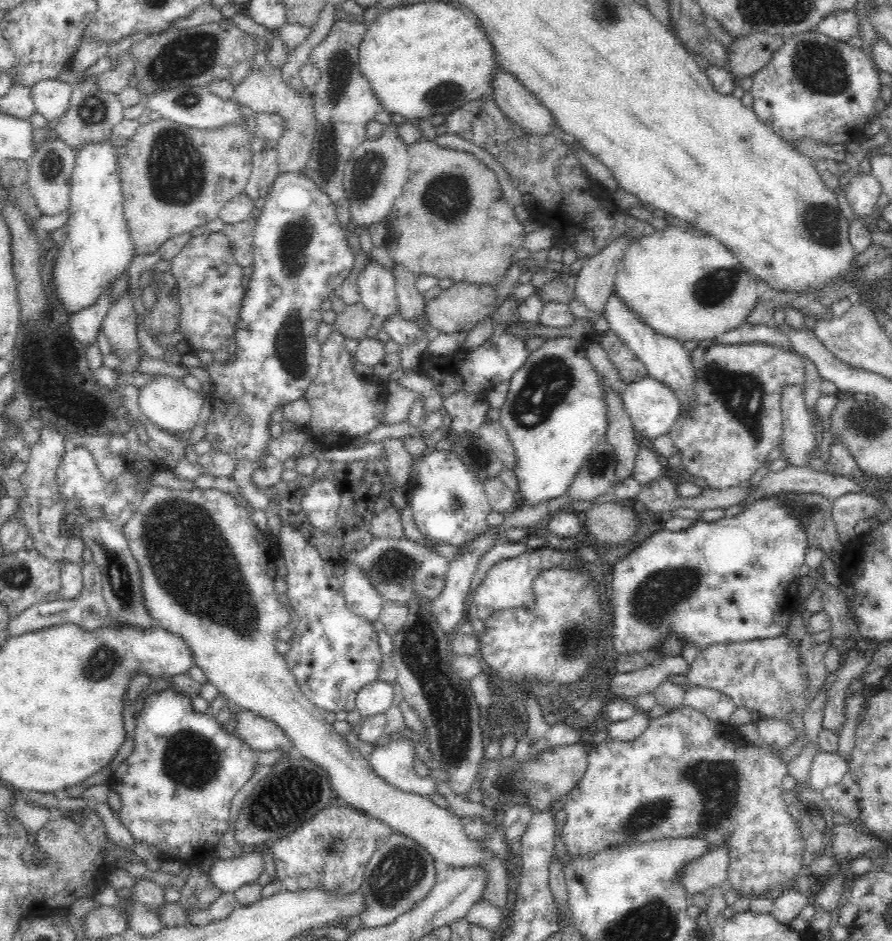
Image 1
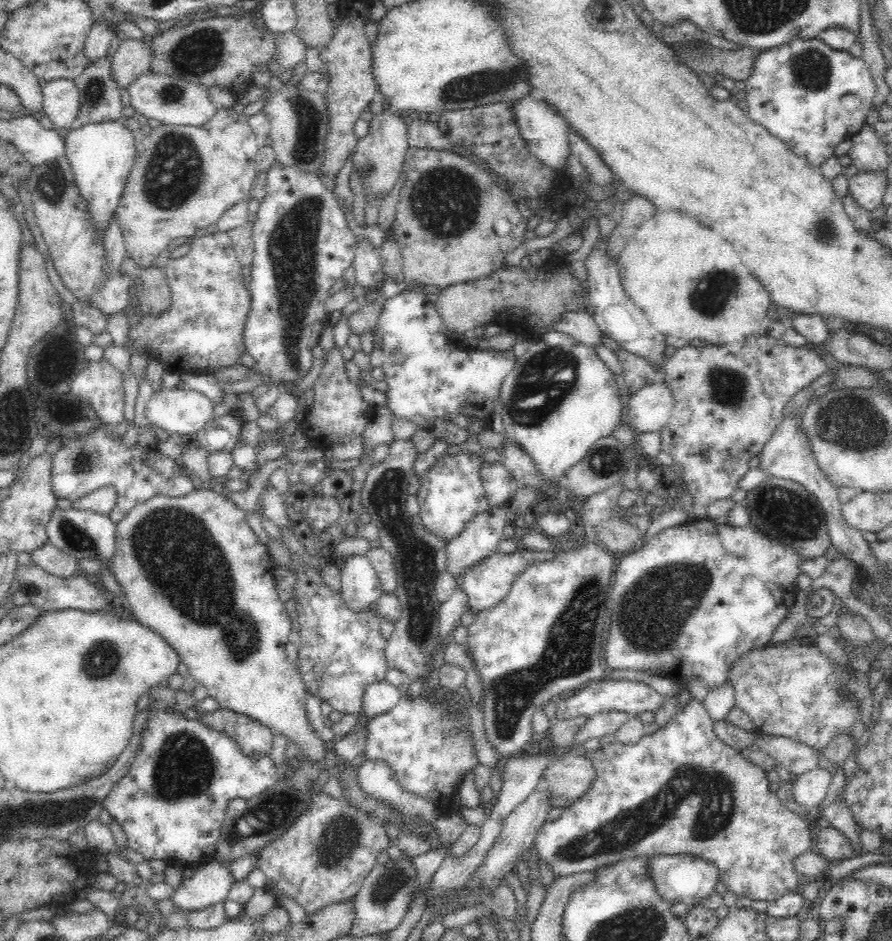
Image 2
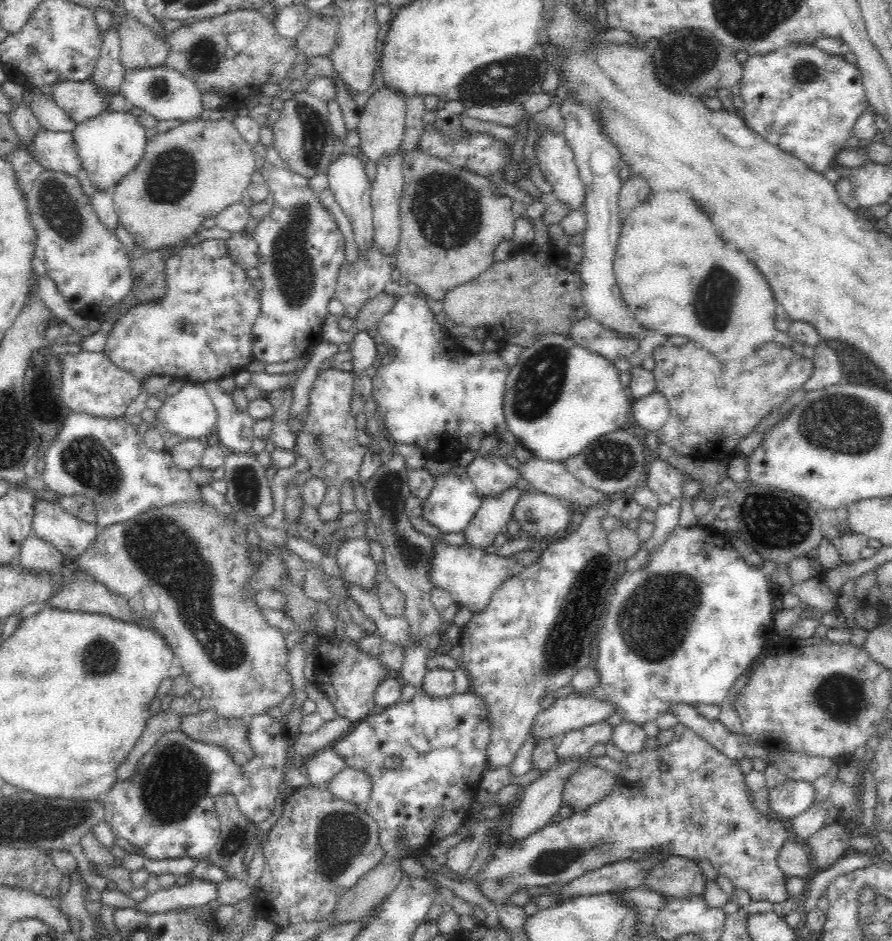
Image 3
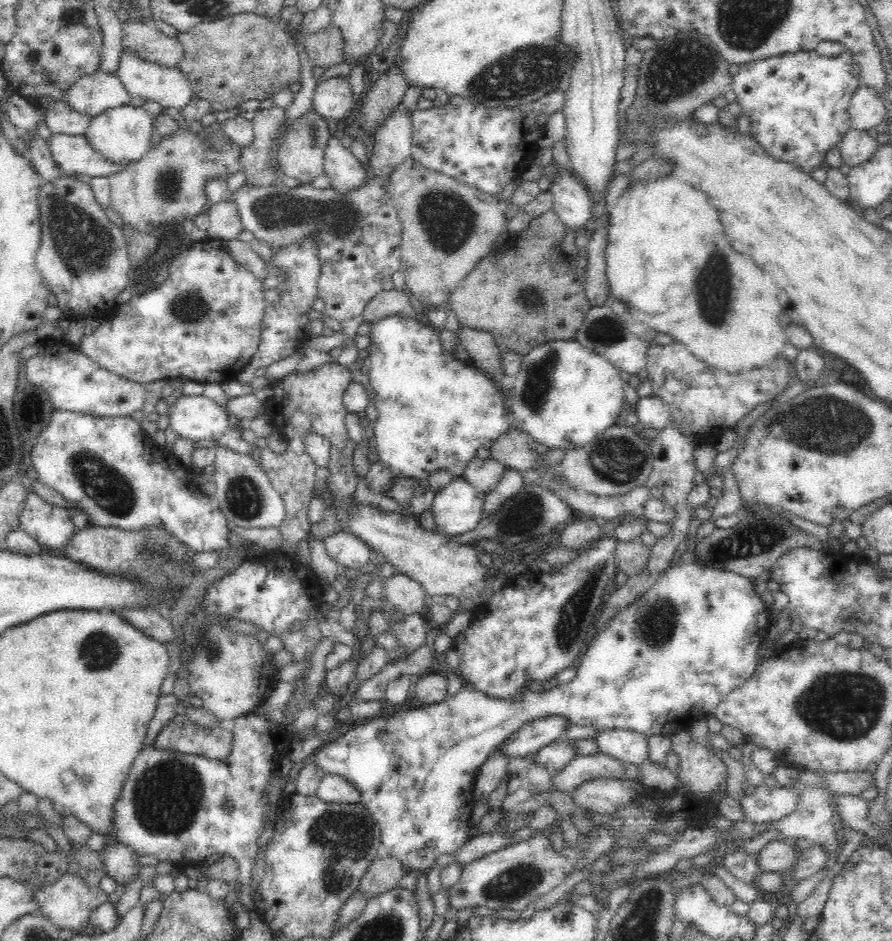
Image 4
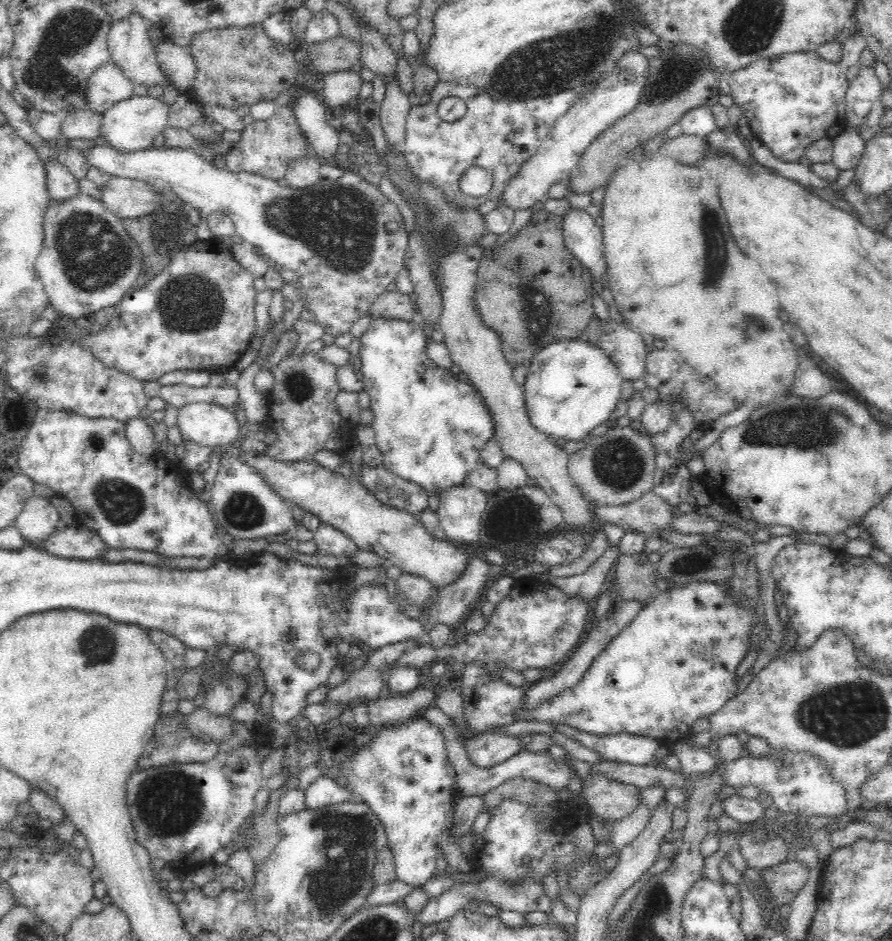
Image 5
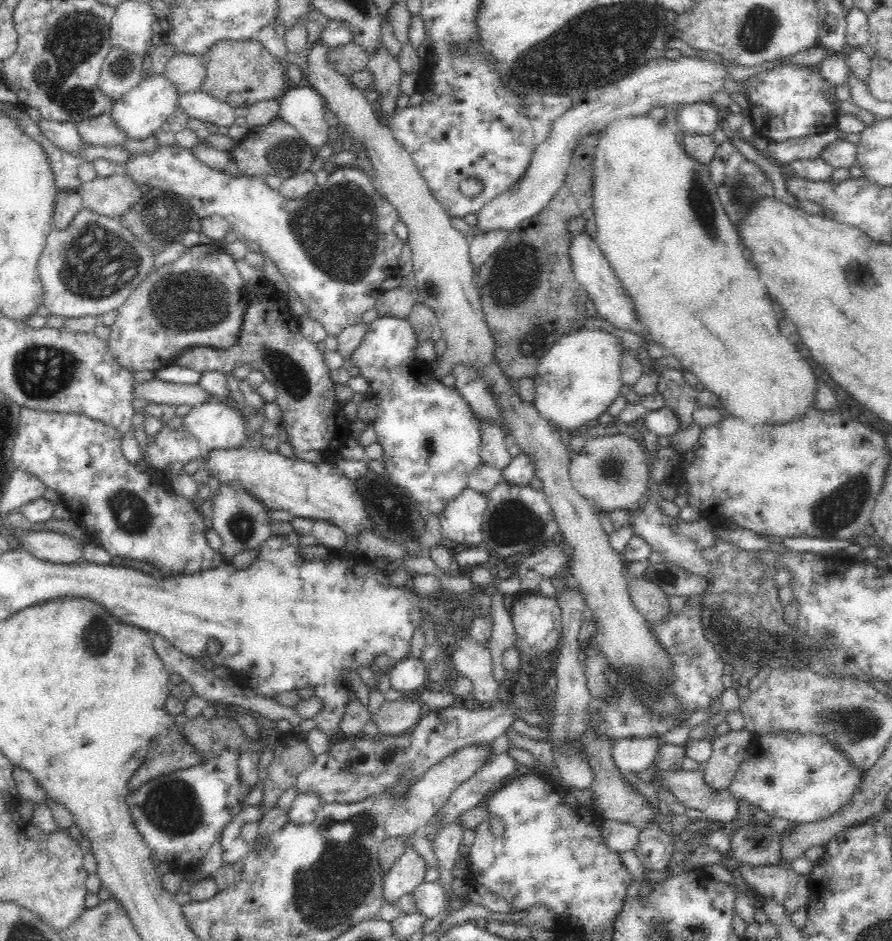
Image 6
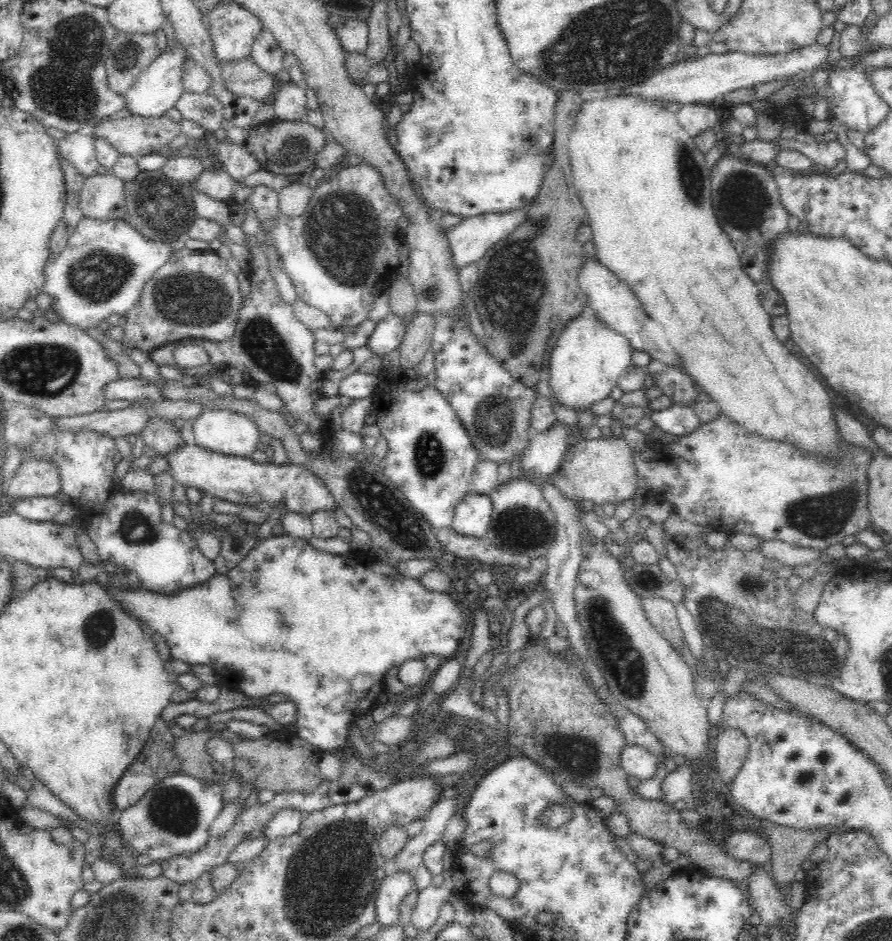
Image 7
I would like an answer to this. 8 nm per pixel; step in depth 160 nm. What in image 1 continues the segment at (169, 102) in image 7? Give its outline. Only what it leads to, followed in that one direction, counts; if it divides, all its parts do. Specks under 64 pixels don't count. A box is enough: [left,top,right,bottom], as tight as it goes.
[50,136,134,315]

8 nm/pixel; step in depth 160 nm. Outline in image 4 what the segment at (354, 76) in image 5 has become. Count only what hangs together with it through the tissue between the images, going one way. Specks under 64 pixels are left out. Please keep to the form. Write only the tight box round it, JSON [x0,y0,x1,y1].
[312,76,354,119]

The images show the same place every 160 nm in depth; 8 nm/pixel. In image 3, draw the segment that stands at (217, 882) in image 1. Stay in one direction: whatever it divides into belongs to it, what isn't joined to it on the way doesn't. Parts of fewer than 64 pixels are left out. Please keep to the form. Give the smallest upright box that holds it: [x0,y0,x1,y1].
[135,875,217,914]

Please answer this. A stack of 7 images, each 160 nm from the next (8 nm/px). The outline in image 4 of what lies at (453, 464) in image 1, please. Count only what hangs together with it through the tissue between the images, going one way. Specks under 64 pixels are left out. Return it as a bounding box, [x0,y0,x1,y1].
[430,477,485,538]

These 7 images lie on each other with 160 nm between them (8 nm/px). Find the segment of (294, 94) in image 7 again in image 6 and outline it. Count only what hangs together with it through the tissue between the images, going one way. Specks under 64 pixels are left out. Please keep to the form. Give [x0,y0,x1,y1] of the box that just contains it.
[278,83,329,148]

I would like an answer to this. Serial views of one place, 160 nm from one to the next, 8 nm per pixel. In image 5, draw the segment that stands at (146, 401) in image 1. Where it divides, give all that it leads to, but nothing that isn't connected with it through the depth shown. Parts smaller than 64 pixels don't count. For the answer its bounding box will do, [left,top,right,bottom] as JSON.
[174,402,240,447]

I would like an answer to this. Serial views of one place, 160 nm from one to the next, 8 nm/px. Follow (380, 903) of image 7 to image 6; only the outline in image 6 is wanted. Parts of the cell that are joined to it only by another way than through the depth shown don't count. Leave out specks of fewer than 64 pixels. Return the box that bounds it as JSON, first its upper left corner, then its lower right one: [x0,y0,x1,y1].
[383,845,426,905]

